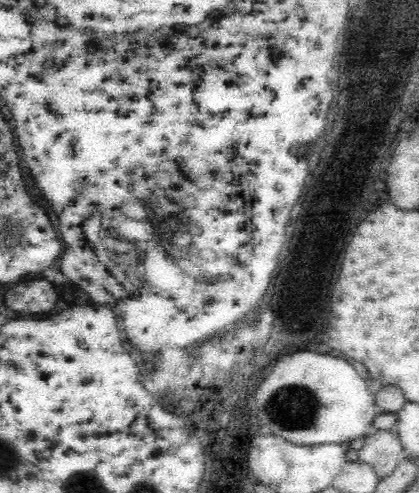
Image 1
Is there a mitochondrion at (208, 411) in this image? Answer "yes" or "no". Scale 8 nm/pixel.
no

